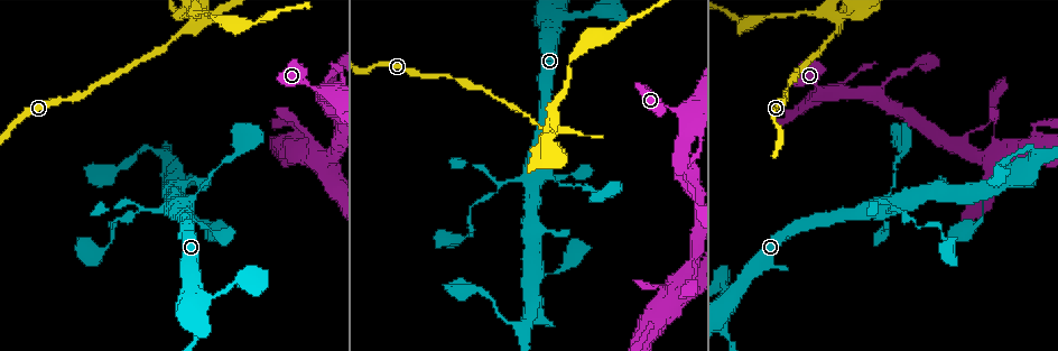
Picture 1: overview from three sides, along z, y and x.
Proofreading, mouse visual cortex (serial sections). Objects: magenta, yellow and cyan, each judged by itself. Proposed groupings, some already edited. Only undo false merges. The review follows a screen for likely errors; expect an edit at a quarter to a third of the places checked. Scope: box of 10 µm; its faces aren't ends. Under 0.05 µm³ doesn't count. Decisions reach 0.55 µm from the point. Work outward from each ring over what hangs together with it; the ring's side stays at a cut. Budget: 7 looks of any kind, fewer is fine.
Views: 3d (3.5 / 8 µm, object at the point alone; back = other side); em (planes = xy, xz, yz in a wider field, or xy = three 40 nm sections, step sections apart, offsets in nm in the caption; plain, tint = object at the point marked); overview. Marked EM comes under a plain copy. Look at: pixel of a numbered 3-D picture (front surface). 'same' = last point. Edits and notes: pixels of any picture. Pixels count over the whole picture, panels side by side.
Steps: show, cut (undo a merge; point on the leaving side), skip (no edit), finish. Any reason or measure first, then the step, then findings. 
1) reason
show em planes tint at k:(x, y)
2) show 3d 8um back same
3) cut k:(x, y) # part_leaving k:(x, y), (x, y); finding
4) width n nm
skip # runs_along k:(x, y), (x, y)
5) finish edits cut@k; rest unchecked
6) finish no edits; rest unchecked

four-way junction
show 3d 3.5um back at 1:(839, 22)

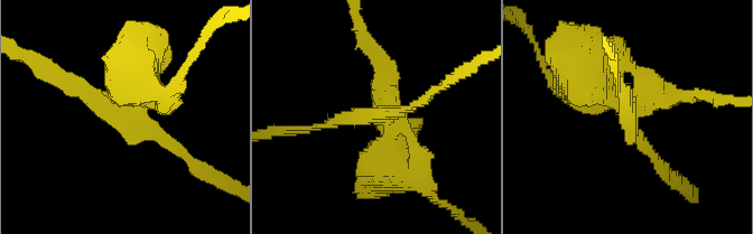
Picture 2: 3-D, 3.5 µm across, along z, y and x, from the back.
show em xy step 3 tint at 2:(633, 109)

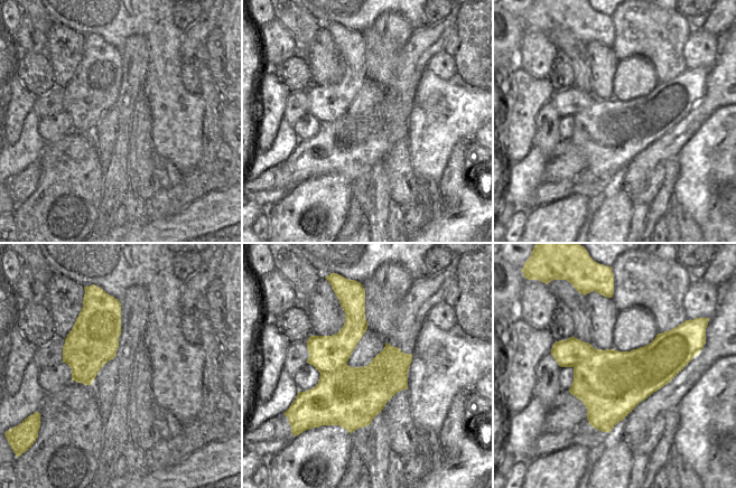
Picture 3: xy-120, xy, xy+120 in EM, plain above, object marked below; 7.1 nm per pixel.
arms 4; arm_widths 150, 250, 250, 500 nm
cut 2:(672, 96) # border 3:(338, 299), (343, 293), (364, 300); two cells meet here

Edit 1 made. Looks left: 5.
show overview

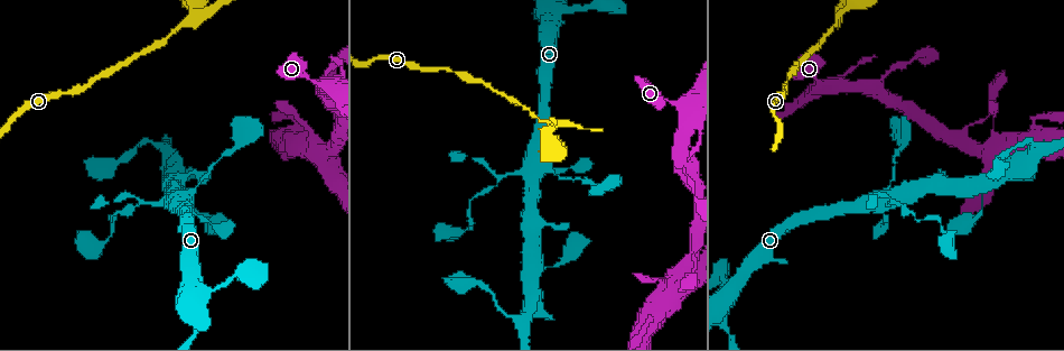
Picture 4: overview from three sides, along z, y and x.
calibre changes
show em planes tint at 4:(500, 179)

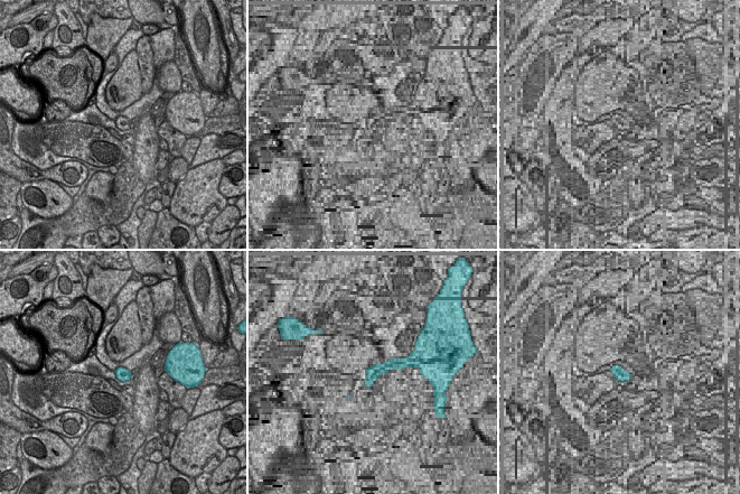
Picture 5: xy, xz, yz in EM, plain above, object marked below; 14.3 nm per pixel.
show 3d 3.5um same

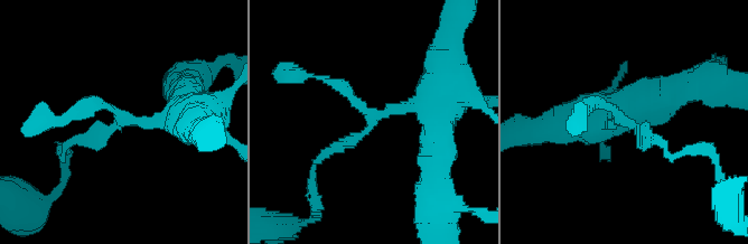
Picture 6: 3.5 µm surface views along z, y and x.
skip # runs_along 6:(446, 100), (380, 113), (360, 137), (321, 157); one cell here

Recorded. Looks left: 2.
finish edits cut@2; rest unchecked

